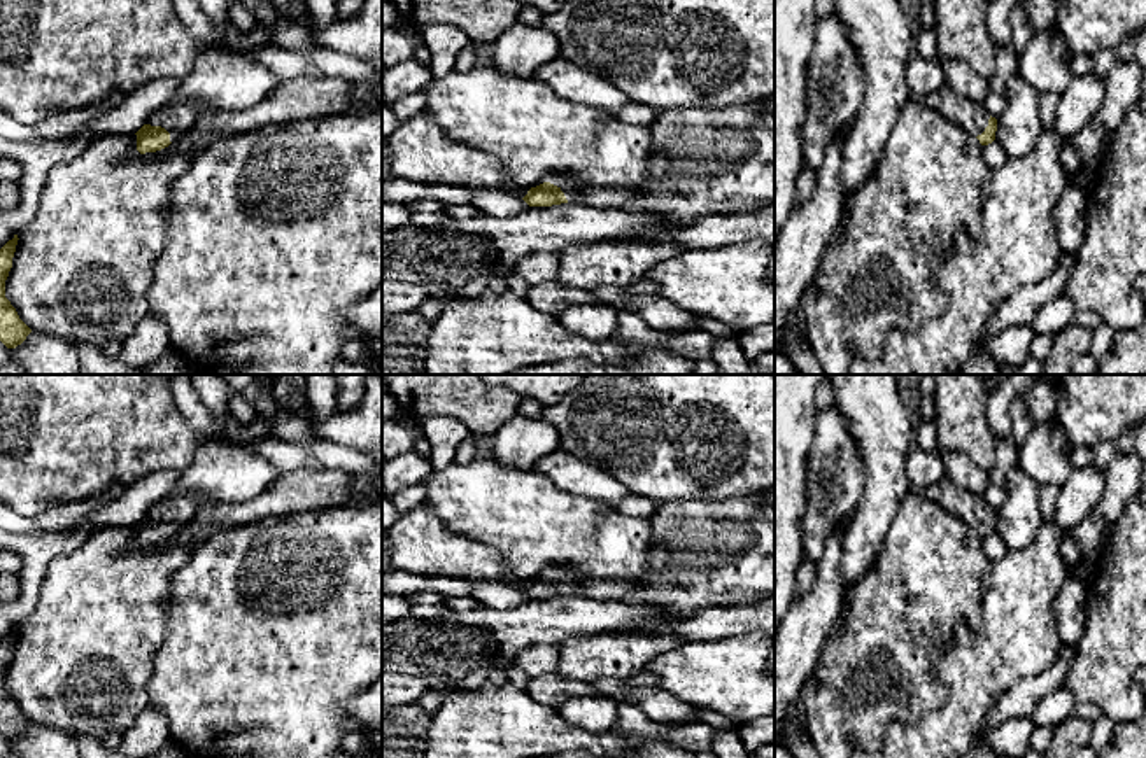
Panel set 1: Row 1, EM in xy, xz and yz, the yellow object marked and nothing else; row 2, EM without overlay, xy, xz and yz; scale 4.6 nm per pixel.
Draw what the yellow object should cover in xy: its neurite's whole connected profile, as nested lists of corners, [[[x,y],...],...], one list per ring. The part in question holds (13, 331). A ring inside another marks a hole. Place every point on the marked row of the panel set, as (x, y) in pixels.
[[[14,235],[14,238],[0,249],[0,341],[7,348],[16,348],[32,333],[32,329],[19,319],[16,308],[5,298],[5,280],[12,268],[18,240],[18,235]]]

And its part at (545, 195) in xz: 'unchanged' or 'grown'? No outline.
grown

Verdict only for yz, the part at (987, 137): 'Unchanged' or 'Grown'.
Grown

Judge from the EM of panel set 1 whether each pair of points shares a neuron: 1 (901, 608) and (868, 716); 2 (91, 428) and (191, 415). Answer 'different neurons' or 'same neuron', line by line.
1: same neuron
2: different neurons

